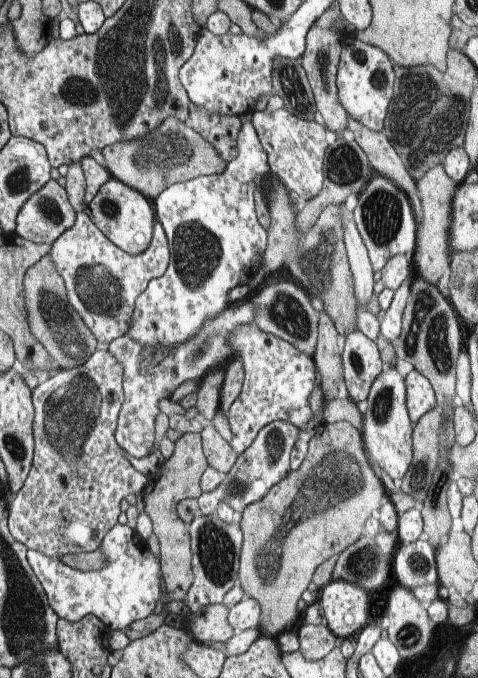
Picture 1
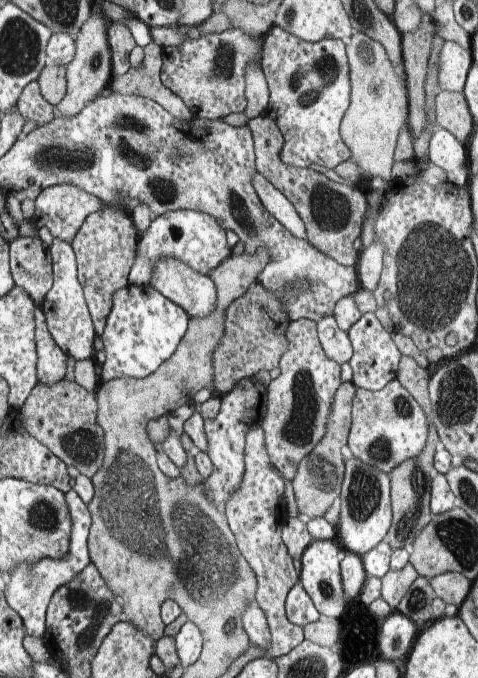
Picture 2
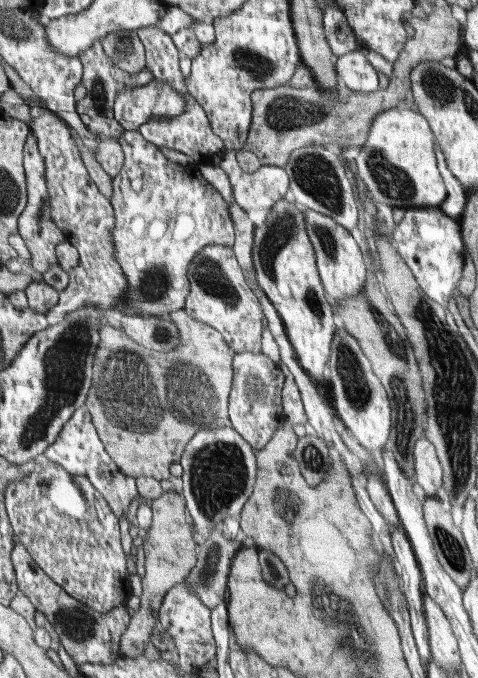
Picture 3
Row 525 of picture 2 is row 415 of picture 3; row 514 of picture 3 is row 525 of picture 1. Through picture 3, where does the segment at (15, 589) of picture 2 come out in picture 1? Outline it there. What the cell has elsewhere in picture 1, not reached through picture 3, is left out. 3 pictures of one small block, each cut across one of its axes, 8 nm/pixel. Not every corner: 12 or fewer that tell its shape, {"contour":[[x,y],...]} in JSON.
{"contour":[[117,524],[84,572],[28,549],[60,619],[123,631],[160,600],[160,559]]}

